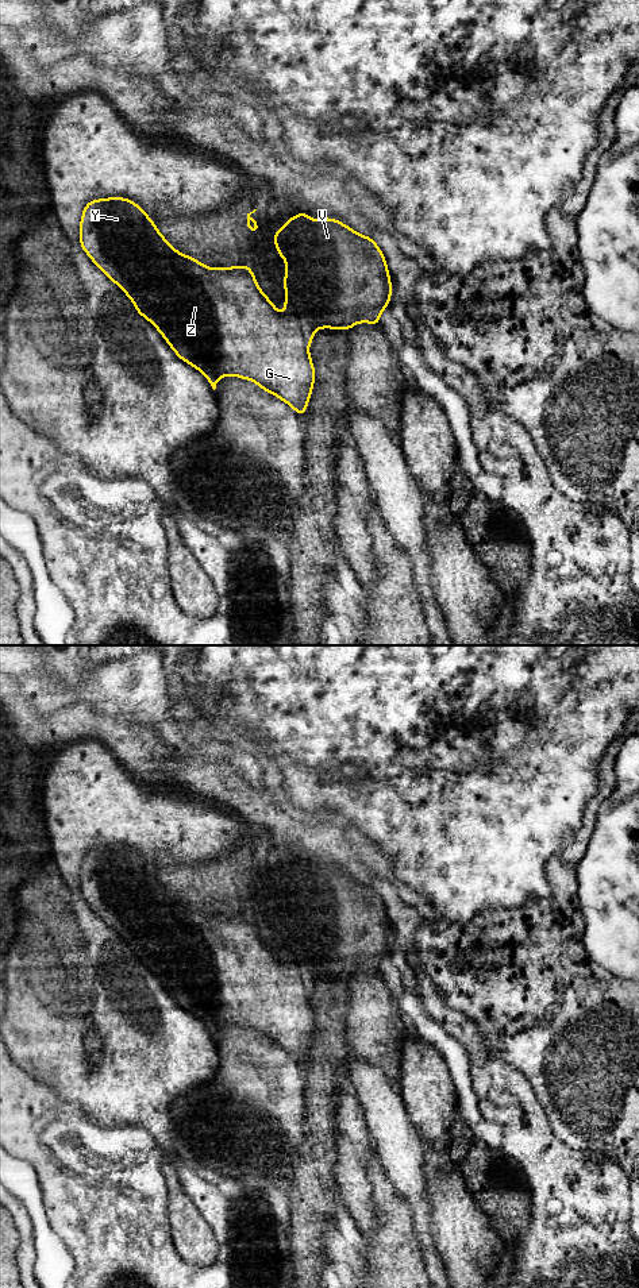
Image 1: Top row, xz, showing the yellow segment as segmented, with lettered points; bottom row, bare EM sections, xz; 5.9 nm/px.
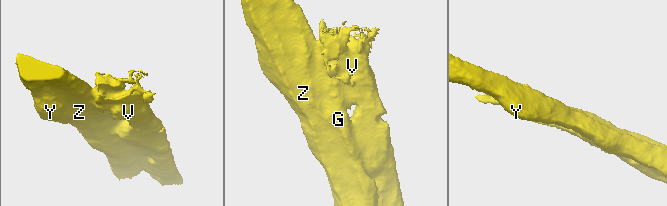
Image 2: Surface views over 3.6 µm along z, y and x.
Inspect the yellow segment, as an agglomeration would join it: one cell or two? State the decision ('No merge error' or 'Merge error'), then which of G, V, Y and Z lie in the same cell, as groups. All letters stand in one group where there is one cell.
Merge error. Groups: G Y Z / V

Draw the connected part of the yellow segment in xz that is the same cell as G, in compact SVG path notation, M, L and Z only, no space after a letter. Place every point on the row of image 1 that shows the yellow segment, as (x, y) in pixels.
M128 198L89 201L80 221L80 244L103 274L128 296L136 312L159 331L177 356L203 373L213 390L224 375L249 379L303 416L315 383L315 367L308 350L315 329L311 328L311 317L299 309L301 273L308 269L305 265L309 258L303 254L303 244L292 243L292 220L312 219L308 213L296 213L284 224L282 313L259 289L249 265L211 269L178 252L147 213Z

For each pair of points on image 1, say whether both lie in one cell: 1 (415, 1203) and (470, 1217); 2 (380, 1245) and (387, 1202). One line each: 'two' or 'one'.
1: two
2: one

